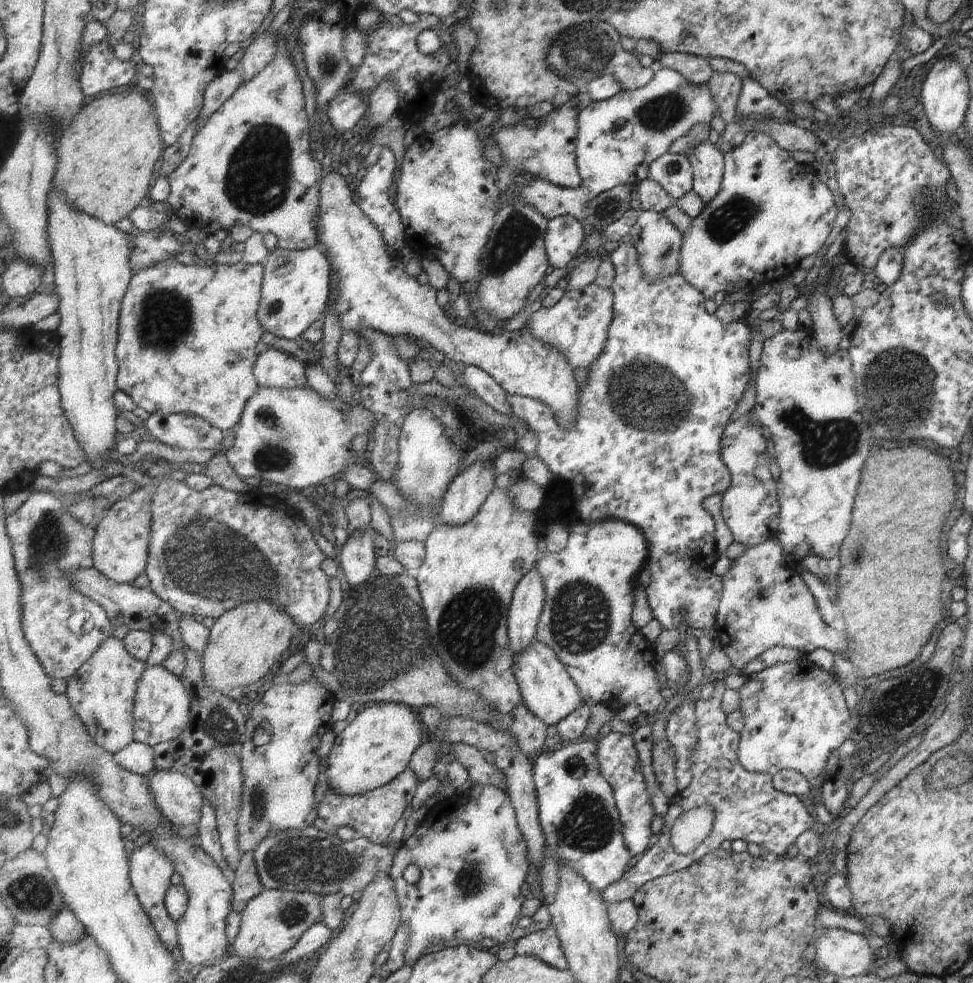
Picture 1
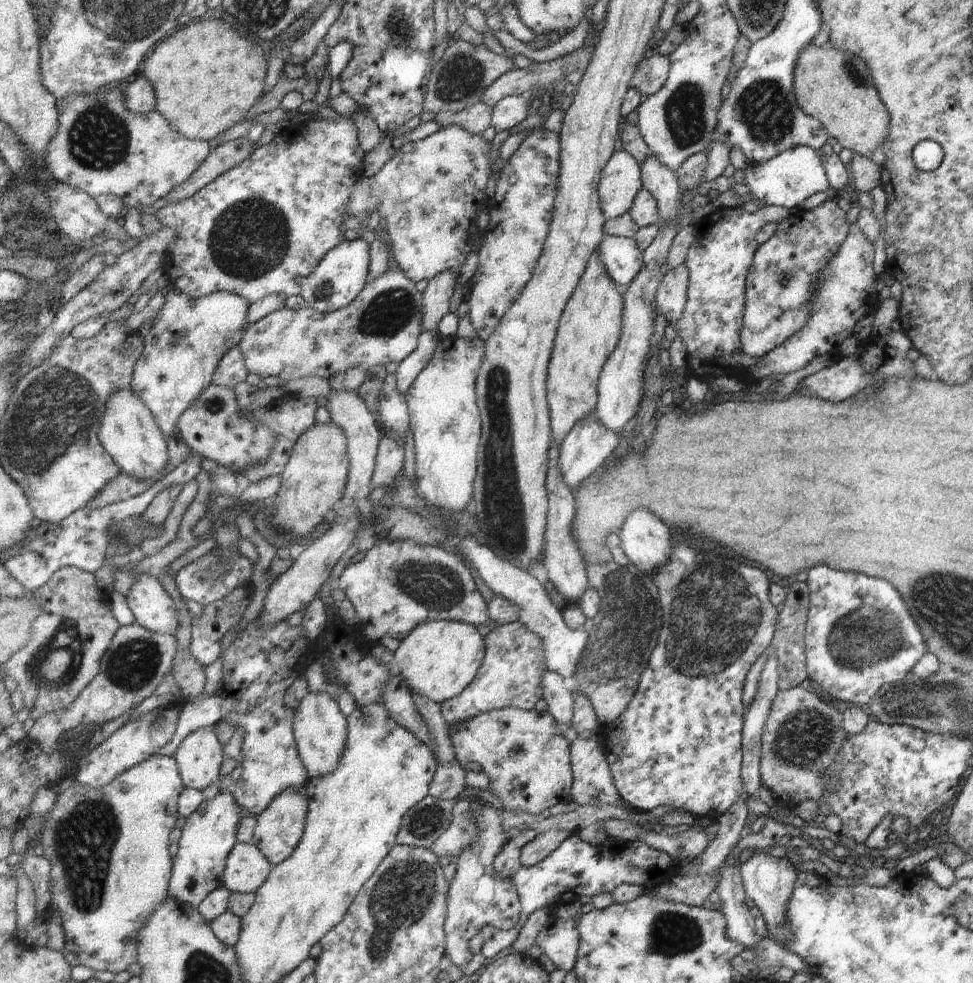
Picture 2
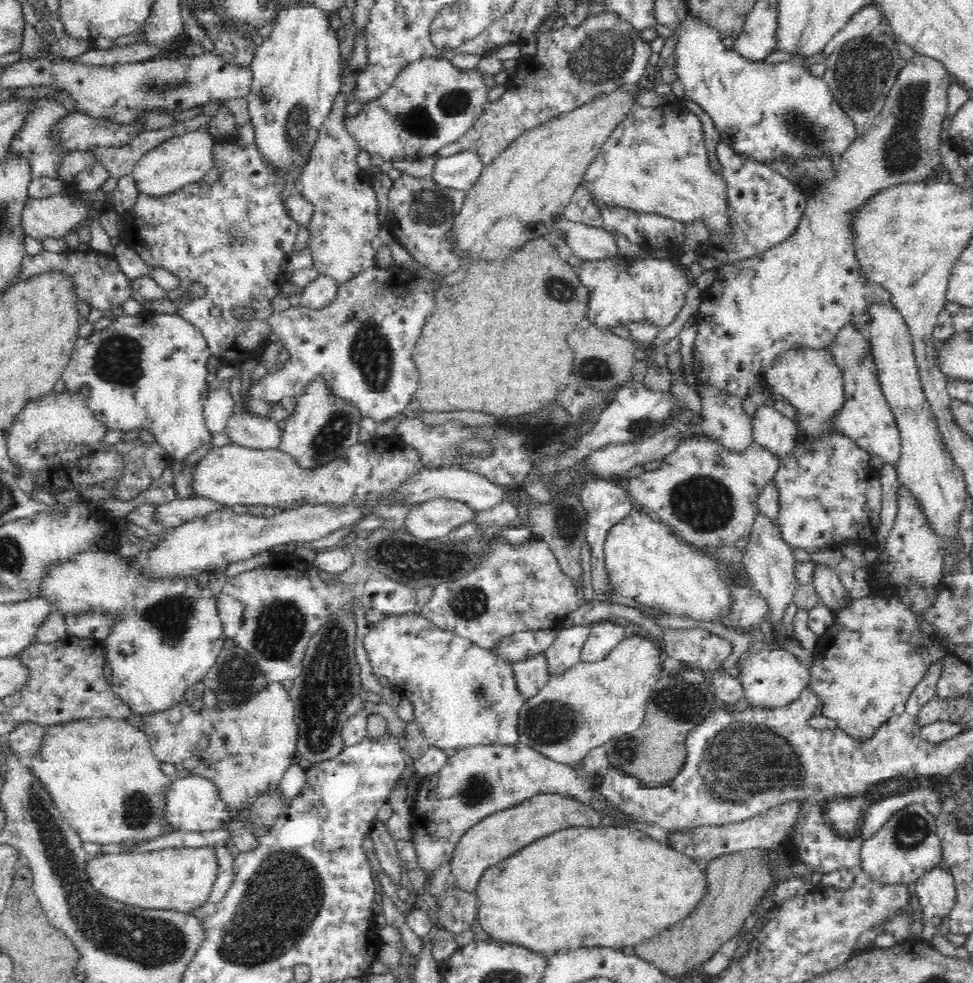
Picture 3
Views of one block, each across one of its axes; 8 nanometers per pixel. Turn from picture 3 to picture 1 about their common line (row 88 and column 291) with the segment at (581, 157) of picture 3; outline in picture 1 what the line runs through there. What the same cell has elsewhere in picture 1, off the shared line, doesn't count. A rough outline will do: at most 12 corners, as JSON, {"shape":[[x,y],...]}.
{"shape":[[270,600],[229,610],[201,654],[226,695],[285,659],[296,624]]}

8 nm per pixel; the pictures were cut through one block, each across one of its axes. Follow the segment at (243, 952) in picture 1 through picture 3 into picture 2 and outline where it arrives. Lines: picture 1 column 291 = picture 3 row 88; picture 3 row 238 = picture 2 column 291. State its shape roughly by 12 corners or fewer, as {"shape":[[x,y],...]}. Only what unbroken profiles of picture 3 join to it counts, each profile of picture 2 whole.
{"shape":[[306,786],[287,788],[258,817],[252,844],[271,865],[306,832]]}

